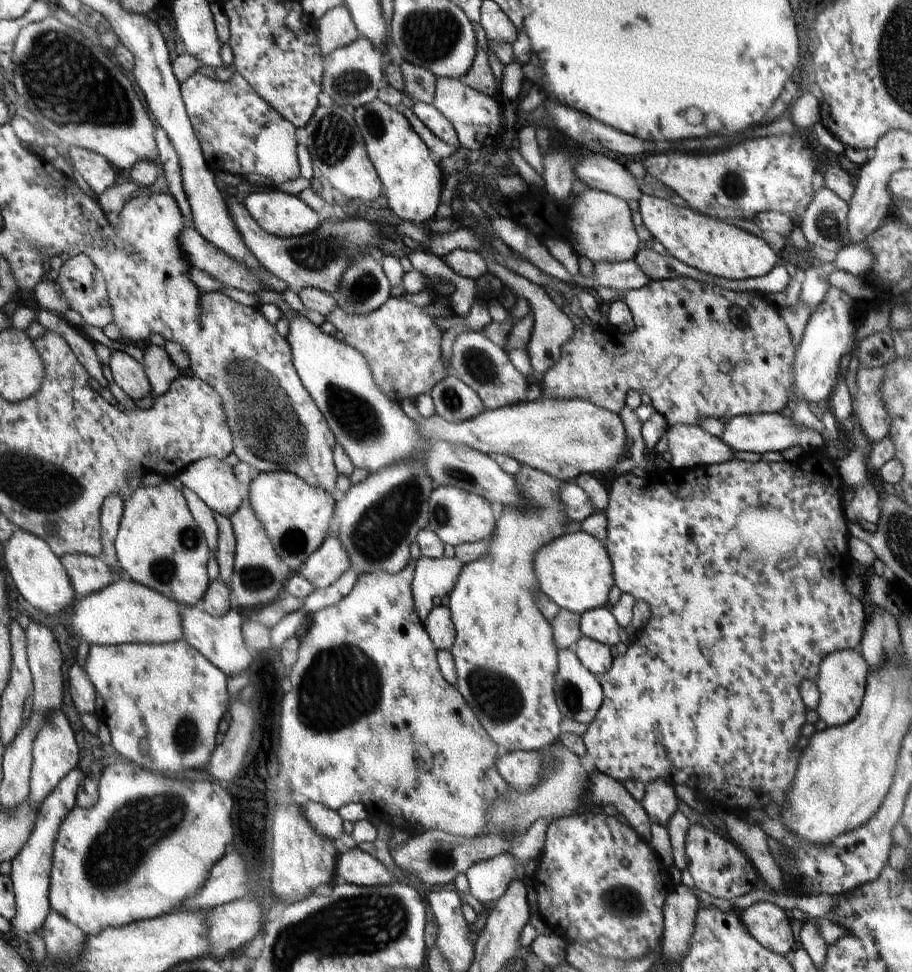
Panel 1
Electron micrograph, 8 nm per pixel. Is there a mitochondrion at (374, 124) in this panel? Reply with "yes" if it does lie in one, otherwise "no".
yes

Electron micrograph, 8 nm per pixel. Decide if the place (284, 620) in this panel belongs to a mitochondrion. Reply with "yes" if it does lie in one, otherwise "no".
no

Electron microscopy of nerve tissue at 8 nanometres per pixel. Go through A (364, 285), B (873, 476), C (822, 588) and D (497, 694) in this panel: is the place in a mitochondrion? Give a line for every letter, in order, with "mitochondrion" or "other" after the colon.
A: mitochondrion
B: other
C: other
D: mitochondrion

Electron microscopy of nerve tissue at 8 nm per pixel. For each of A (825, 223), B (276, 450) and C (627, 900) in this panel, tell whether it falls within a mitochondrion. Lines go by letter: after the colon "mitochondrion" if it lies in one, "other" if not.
A: mitochondrion
B: mitochondrion
C: mitochondrion

